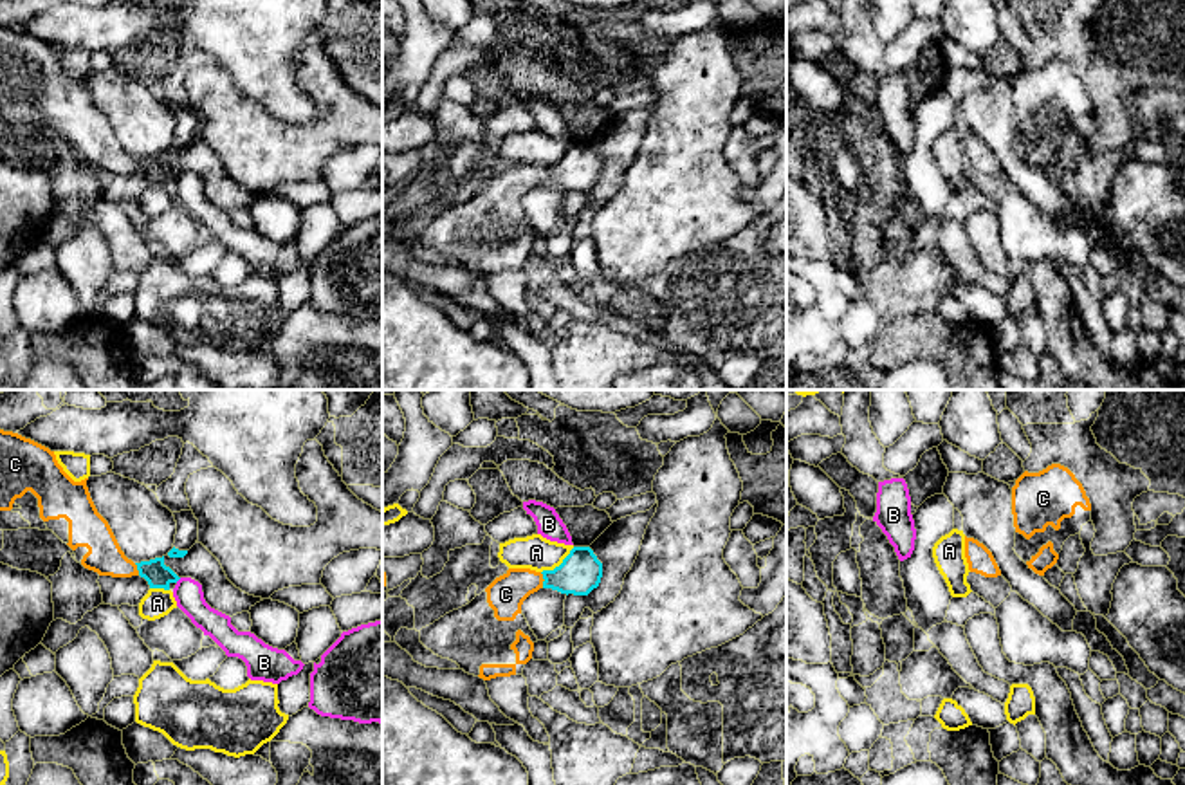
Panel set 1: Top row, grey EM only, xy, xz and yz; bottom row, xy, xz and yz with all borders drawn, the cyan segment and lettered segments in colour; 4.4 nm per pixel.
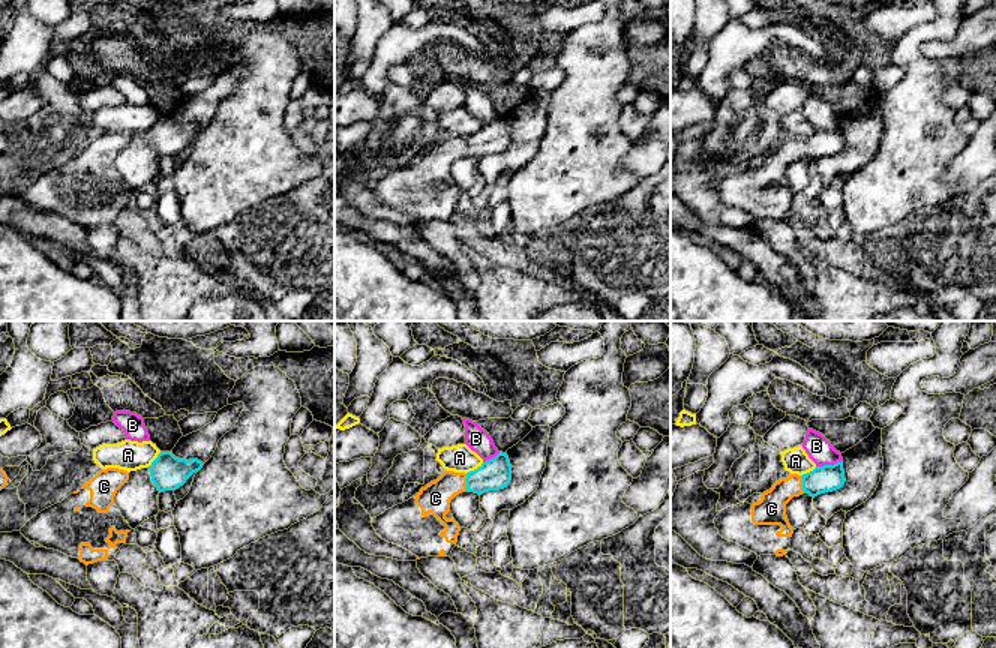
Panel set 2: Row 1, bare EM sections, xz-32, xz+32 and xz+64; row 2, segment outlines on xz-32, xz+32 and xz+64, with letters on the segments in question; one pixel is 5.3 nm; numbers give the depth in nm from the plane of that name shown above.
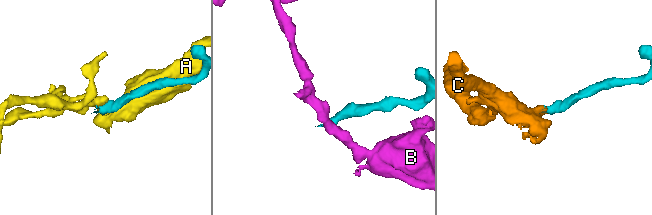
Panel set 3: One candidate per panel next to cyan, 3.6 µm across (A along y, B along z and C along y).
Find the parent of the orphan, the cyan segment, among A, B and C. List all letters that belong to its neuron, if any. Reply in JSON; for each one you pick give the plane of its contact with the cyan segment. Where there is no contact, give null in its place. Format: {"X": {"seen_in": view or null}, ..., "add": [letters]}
{"C": {"seen_in": "xz"}, "add": ["C"]}

